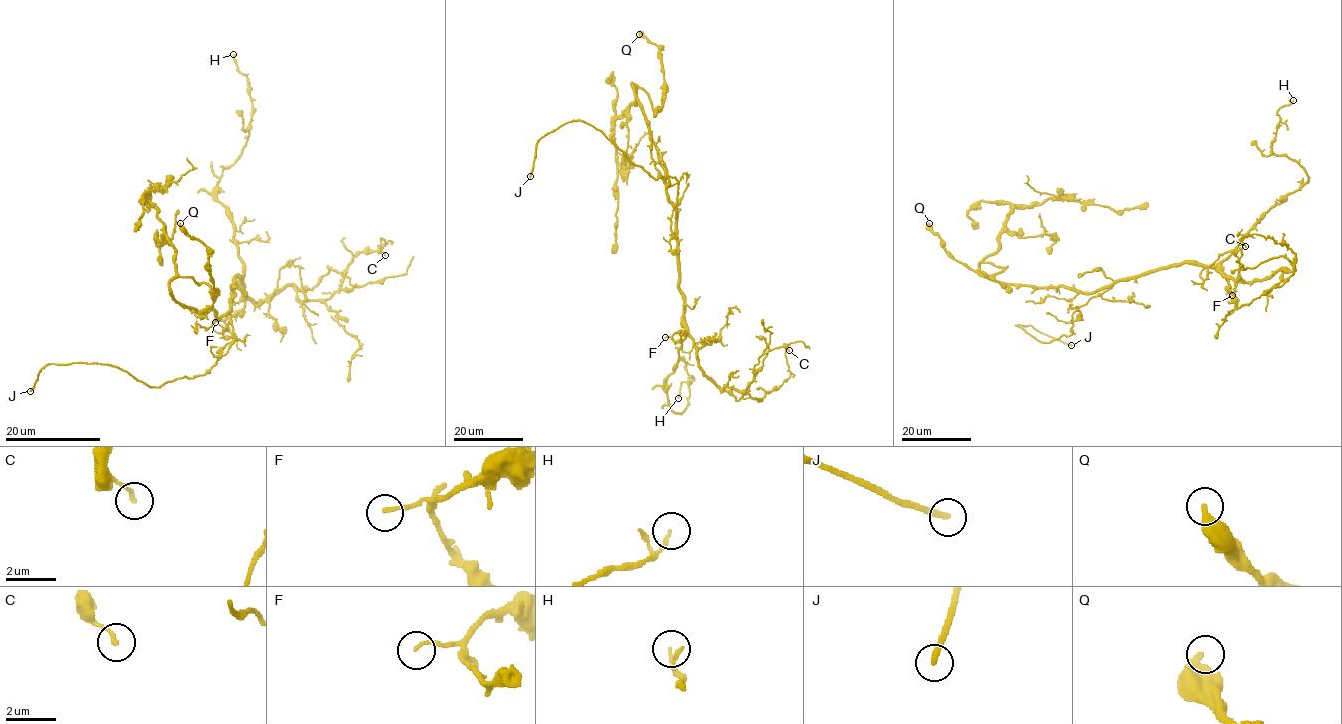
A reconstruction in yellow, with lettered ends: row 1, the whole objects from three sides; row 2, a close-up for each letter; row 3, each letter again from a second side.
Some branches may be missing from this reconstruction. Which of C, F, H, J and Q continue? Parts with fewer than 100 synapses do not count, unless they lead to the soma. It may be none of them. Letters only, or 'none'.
J

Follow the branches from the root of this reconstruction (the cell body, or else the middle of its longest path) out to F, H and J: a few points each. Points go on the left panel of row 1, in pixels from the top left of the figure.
F: (230, 309), (234, 280), (238, 278), (244, 306), (227, 318), (215, 322)
H: (230, 309), (243, 260), (232, 214), (216, 192), (221, 172), (245, 146), (252, 110), (247, 77), (233, 54)
J: (230, 309), (233, 340), (202, 375), (149, 387), (110, 364), (48, 363), (30, 391)

